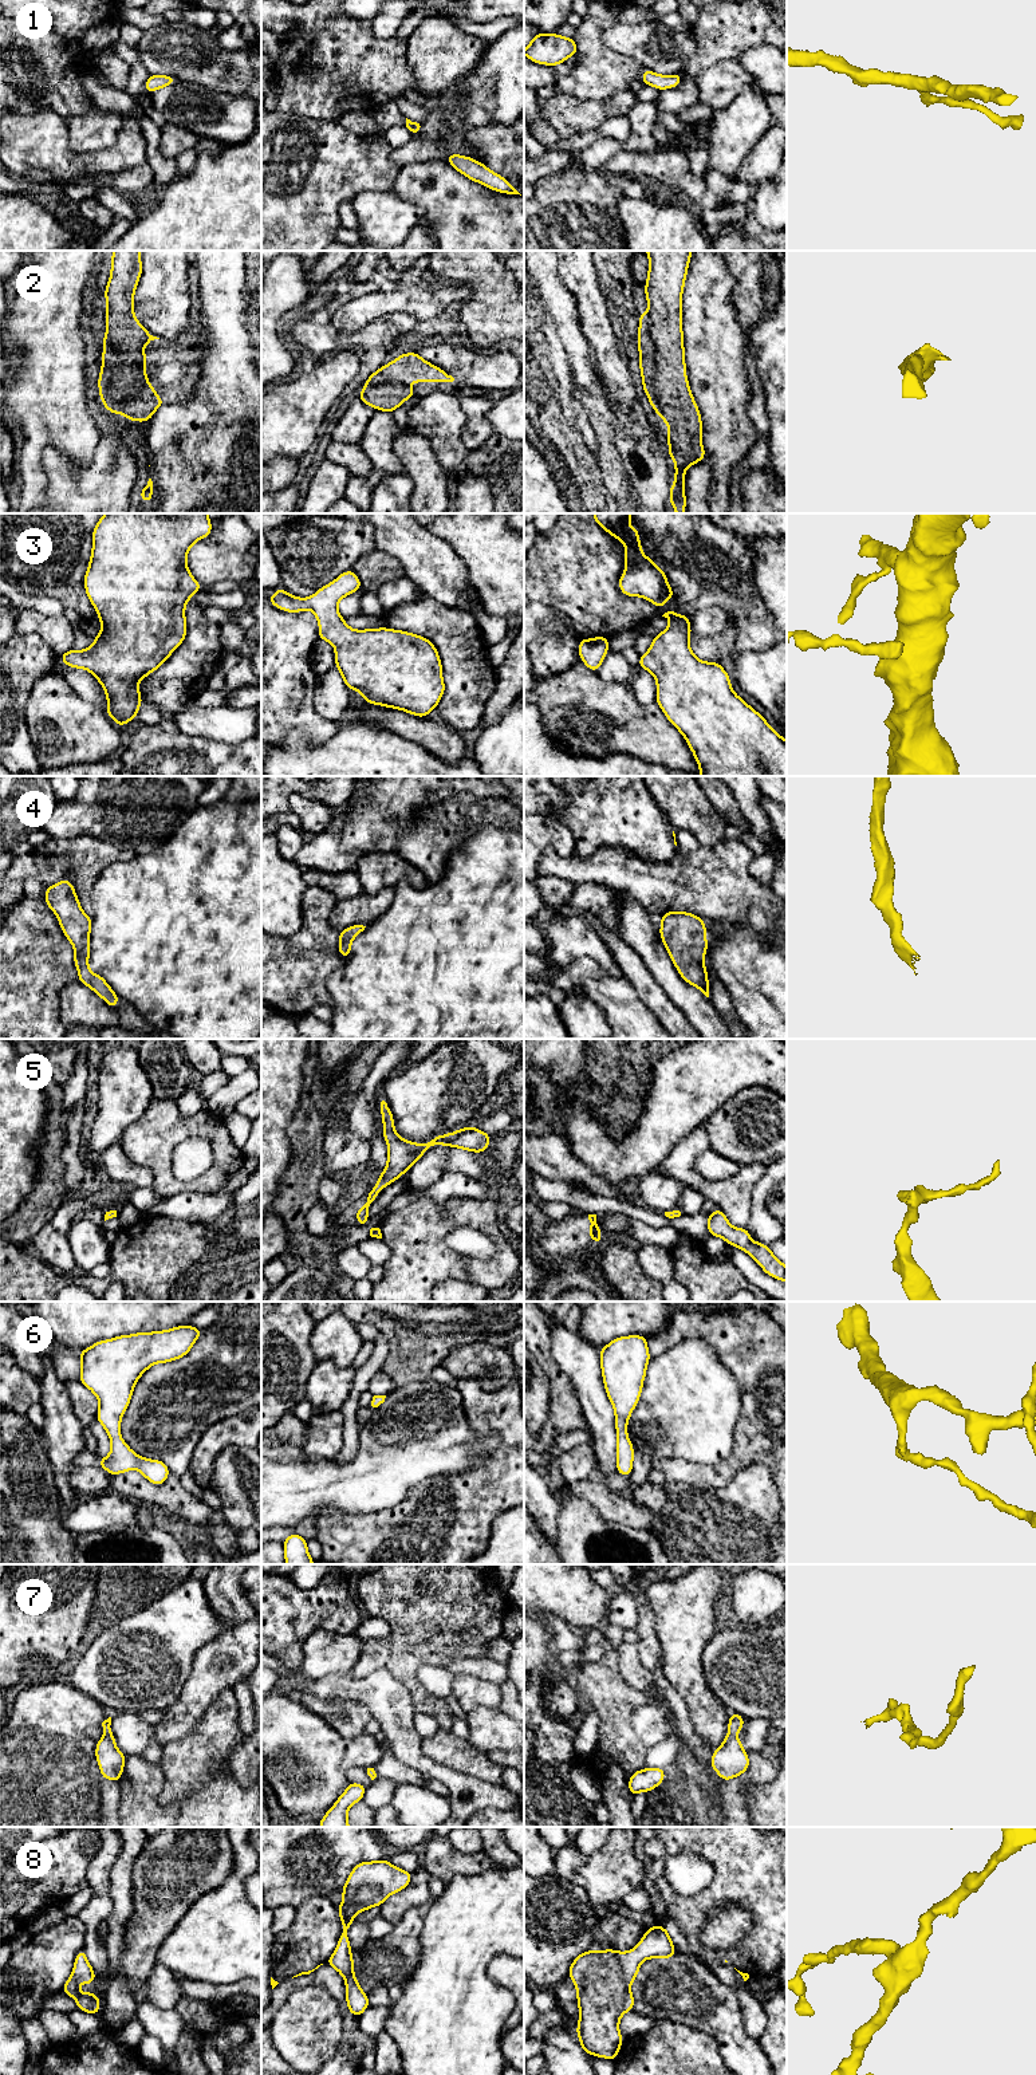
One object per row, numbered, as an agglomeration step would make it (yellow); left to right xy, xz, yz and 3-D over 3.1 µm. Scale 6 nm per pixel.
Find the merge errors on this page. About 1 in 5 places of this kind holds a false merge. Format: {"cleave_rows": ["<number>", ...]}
{"cleave_rows": []}

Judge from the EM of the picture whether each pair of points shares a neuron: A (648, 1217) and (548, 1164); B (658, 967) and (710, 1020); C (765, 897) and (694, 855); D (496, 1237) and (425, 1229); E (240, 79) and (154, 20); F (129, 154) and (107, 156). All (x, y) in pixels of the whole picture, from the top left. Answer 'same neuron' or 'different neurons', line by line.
A: different neurons
B: same neuron
C: same neuron
D: same neuron
E: different neurons
F: same neuron

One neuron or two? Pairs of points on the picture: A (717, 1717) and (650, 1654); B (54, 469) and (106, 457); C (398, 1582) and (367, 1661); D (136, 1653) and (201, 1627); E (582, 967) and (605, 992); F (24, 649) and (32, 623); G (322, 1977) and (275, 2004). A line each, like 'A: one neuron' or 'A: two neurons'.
A: two neurons
B: one neuron
C: one neuron
D: one neuron
E: one neuron
F: two neurons
G: one neuron

